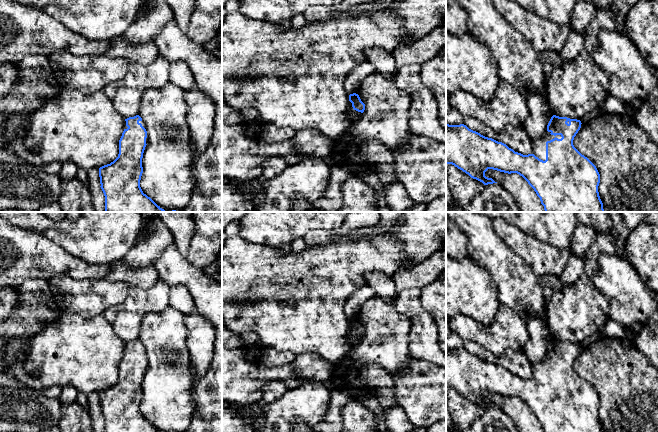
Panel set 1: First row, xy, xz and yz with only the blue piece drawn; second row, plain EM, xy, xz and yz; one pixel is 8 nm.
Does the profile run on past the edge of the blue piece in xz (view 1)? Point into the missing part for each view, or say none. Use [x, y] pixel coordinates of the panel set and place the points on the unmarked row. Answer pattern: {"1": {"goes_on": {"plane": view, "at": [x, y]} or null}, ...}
{"1": {"goes_on": null}}

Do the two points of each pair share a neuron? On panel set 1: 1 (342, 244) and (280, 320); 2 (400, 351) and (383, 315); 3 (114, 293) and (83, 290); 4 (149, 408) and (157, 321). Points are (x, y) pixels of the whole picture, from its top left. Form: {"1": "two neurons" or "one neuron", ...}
{"1": "one neuron", "2": "one neuron", "3": "one neuron", "4": "one neuron"}

